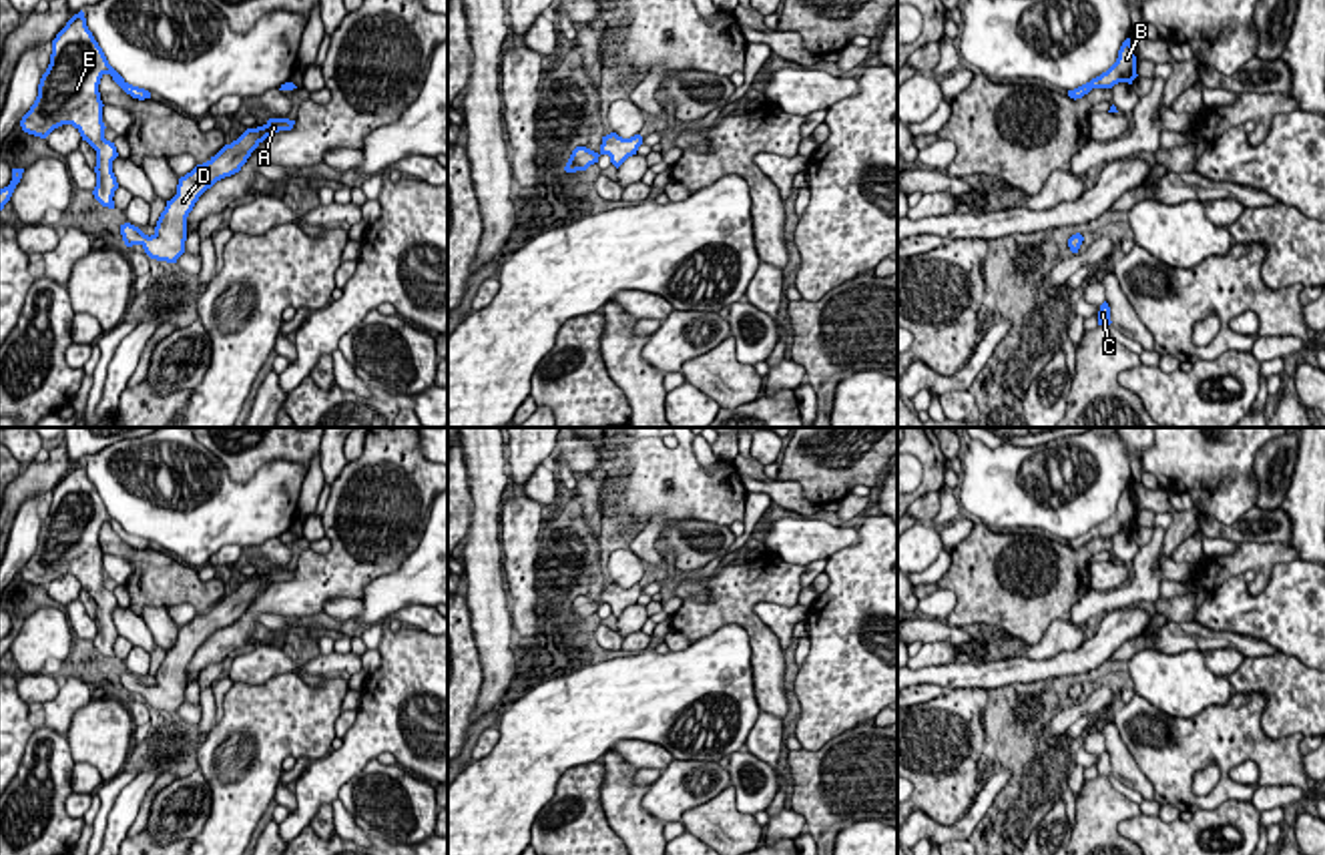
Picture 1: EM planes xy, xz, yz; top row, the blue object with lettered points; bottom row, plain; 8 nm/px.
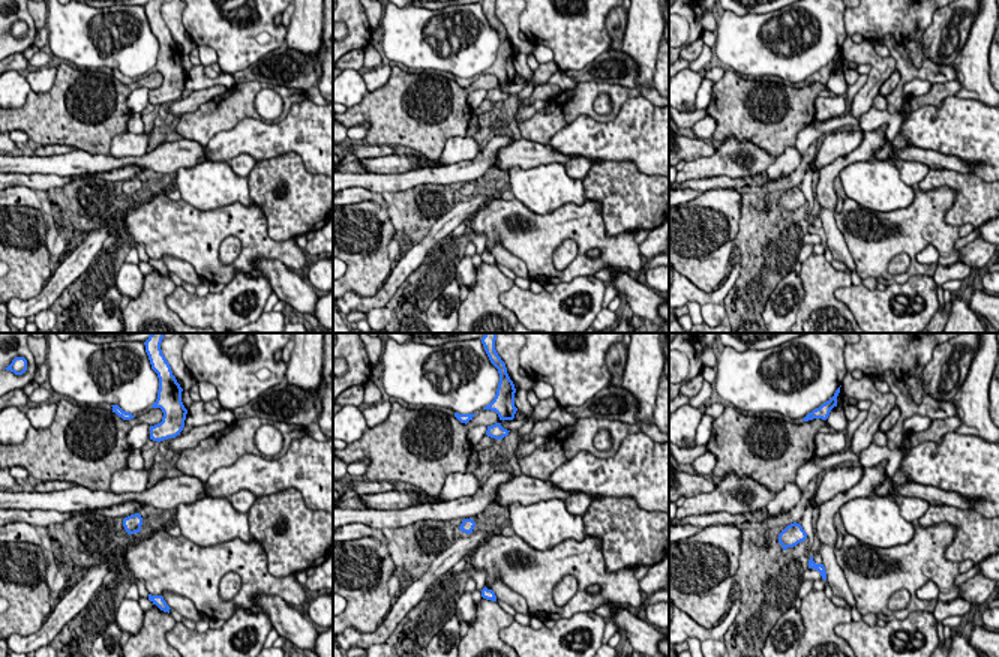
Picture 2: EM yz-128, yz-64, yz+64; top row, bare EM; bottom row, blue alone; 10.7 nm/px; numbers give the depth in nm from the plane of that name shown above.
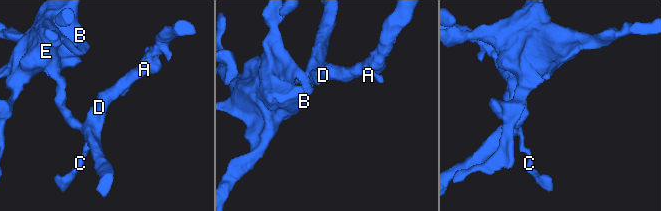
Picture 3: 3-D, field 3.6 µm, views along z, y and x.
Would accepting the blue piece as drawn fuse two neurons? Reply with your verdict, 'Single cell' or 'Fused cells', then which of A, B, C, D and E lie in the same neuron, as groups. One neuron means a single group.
Single cell. Groups: A B C D E

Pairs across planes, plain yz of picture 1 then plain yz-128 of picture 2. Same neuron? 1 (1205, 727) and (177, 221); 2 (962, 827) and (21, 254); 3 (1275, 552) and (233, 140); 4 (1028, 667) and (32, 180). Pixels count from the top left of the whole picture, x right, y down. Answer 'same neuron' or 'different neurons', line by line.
1: same neuron
2: different neurons
3: different neurons
4: same neuron

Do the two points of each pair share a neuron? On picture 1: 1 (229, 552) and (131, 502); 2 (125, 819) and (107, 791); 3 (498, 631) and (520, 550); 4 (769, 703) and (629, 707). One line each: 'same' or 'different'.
1: different
2: different
3: different
4: different

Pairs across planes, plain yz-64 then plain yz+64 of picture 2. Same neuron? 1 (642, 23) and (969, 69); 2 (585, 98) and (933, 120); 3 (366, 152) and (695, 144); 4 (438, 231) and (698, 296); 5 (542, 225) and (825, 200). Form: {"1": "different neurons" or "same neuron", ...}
{"1": "same neuron", "2": "different neurons", "3": "same neuron", "4": "same neuron", "5": "different neurons"}

